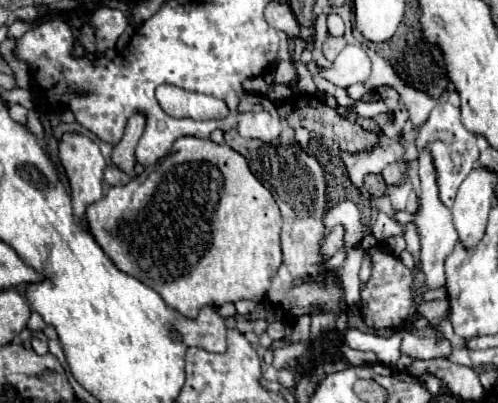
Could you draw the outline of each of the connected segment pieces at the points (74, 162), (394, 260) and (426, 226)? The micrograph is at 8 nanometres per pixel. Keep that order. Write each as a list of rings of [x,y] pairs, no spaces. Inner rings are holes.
[[[64,135],[60,143],[60,161],[72,189],[74,217],[80,219],[88,205],[102,199],[102,173],[106,161],[94,141],[86,135]]]
[[[370,249],[372,255],[372,275],[362,289],[362,317],[372,329],[398,327],[412,313],[412,271],[402,265],[398,257],[392,253],[384,253],[384,249]]]
[[[424,149],[418,157],[418,173],[420,173],[420,185],[422,185],[422,193],[420,193],[420,207],[414,213],[396,212],[396,219],[402,225],[414,223],[416,231],[420,235],[420,265],[422,271],[426,275],[426,287],[442,287],[446,285],[444,279],[444,261],[446,257],[452,253],[456,241],[458,241],[458,233],[456,227],[452,223],[452,213],[448,207],[444,207],[444,203],[440,201],[438,195],[438,175],[436,175],[436,167],[434,167],[434,159],[432,153],[428,149]]]

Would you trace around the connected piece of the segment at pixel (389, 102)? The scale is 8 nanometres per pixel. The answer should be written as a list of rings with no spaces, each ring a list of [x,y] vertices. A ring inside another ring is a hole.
[[[384,85],[384,87],[378,87],[378,89],[374,89],[378,95],[380,95],[380,99],[386,103],[386,107],[388,107],[388,111],[392,111],[396,105],[398,105],[398,99],[400,99],[400,95],[398,95],[398,91],[394,89],[394,87],[388,87],[388,85]]]

